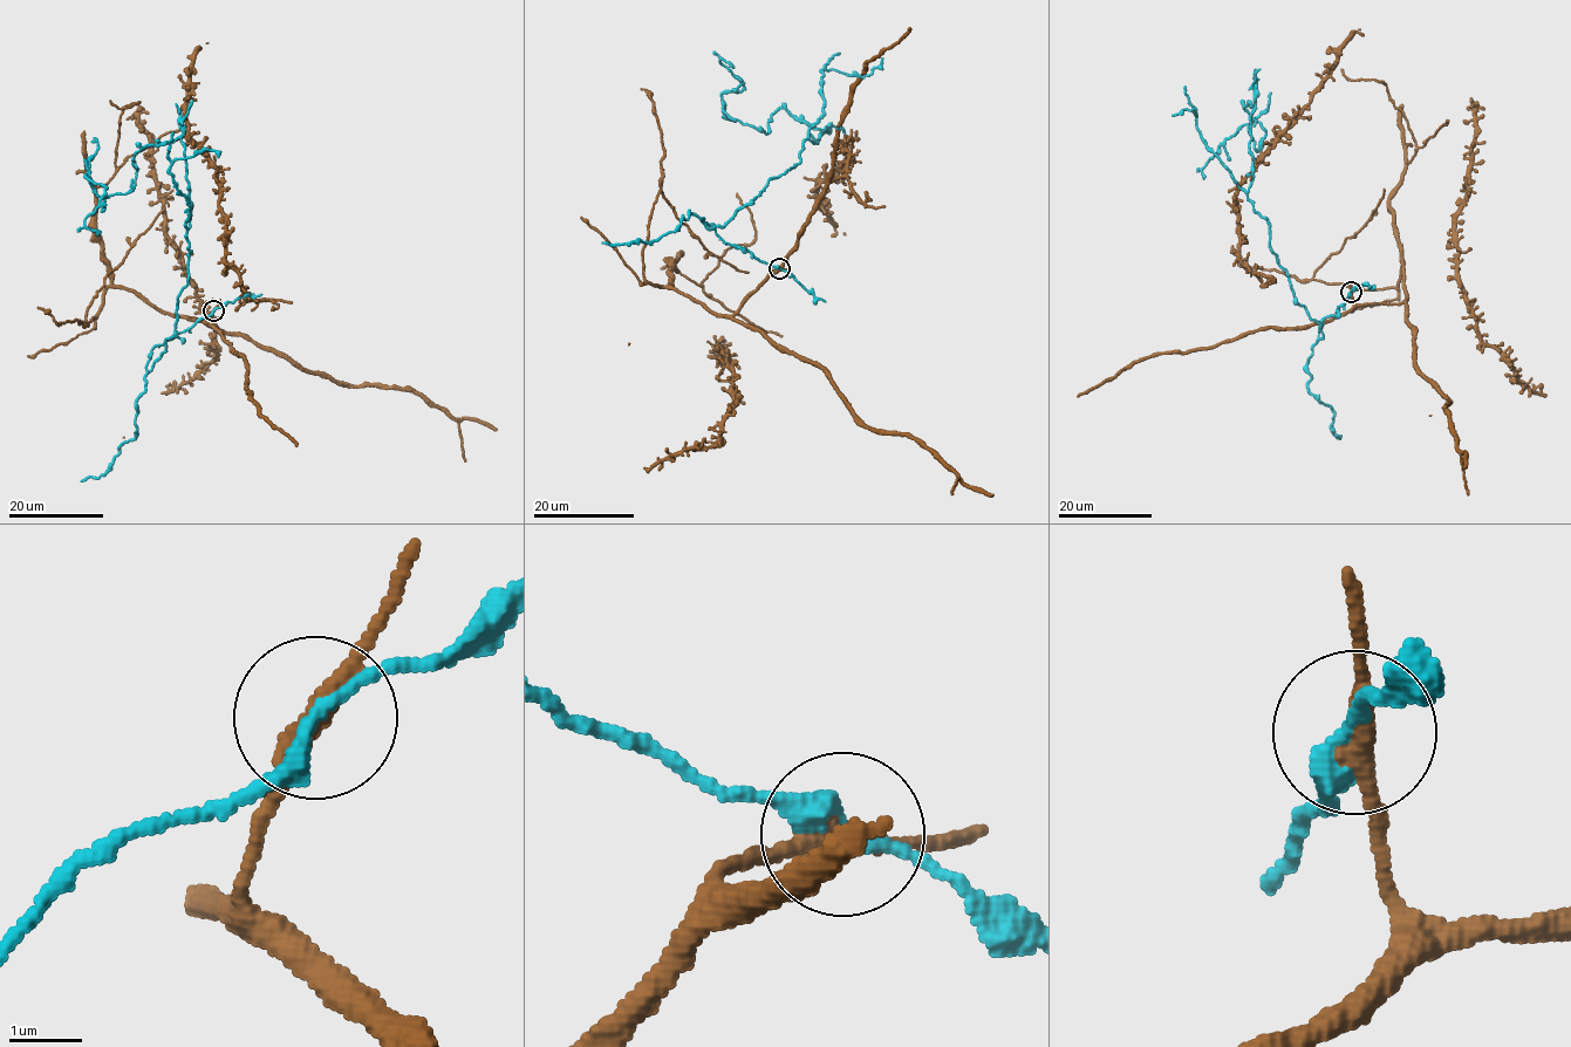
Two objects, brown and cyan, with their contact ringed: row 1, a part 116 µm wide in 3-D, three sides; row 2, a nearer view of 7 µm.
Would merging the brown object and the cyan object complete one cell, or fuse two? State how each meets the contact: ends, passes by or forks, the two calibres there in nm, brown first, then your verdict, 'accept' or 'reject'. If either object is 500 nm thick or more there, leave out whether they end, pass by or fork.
brown passes by; cyan passes by; calibres 320 and 200 nm; reject

